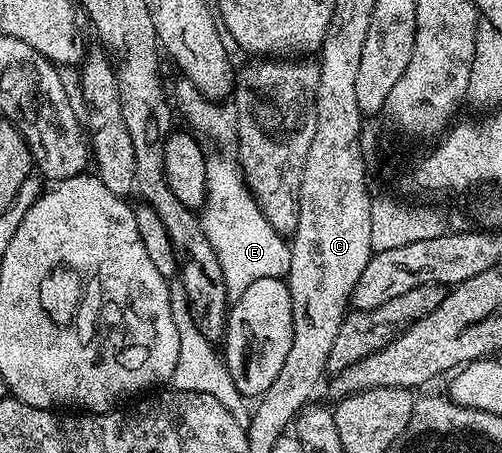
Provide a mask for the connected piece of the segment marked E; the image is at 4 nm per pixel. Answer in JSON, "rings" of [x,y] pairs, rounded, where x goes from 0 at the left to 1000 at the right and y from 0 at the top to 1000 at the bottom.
{"rings":[[[478,377],[476,384],[430,384],[430,402],[410,402],[410,411],[414,422],[396,483],[410,512],[410,530],[418,530],[418,539],[434,565],[434,583],[442,583],[442,609],[450,618],[456,651],[464,660],[478,658],[482,645],[490,645],[490,636],[498,636],[498,627],[506,627],[506,618],[572,616],[582,565],[576,528],[554,514],[538,494],[538,486],[530,486],[522,459],[512,450],[502,422],[494,417],[494,404],[486,400],[486,377]]]}

